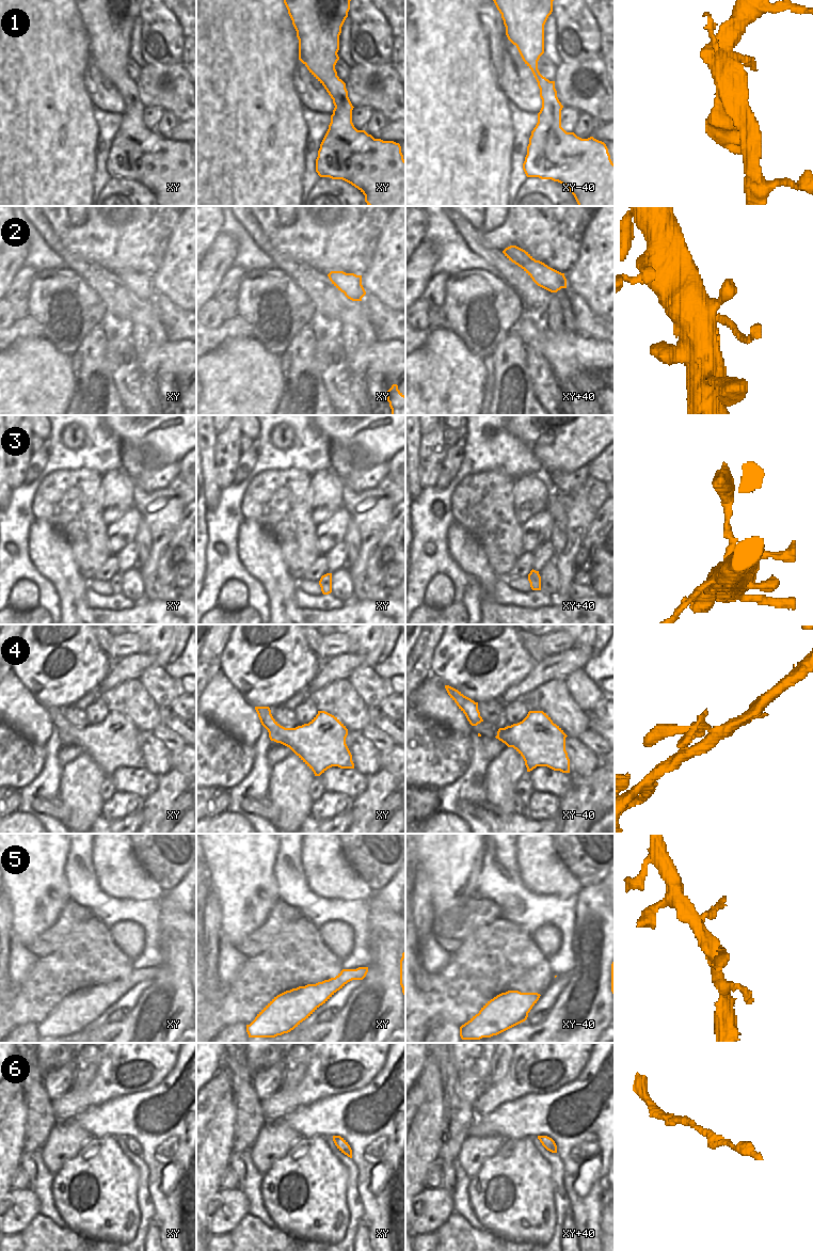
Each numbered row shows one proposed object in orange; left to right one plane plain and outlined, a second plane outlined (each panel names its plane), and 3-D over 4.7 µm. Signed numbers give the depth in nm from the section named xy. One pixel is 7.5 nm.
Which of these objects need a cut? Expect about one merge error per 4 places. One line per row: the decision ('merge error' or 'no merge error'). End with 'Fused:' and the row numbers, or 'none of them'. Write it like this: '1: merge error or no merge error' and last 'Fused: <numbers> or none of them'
1: no merge error
2: no merge error
3: no merge error
4: no merge error
5: no merge error
6: no merge error
Fused: none of them

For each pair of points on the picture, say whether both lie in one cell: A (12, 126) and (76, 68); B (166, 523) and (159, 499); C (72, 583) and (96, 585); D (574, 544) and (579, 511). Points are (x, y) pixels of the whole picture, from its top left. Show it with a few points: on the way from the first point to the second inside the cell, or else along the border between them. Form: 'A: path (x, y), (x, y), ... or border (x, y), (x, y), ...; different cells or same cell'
A: path (28, 110), (60, 78); same cell
B: path (163, 517), (160, 505); same cell
C: border (88, 580), (89, 587); different cells
D: path (575, 536), (579, 520); same cell

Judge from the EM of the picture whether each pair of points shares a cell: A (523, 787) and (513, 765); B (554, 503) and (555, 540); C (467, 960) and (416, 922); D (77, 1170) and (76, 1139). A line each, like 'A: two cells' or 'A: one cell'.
A: two cells
B: one cell
C: two cells
D: two cells

